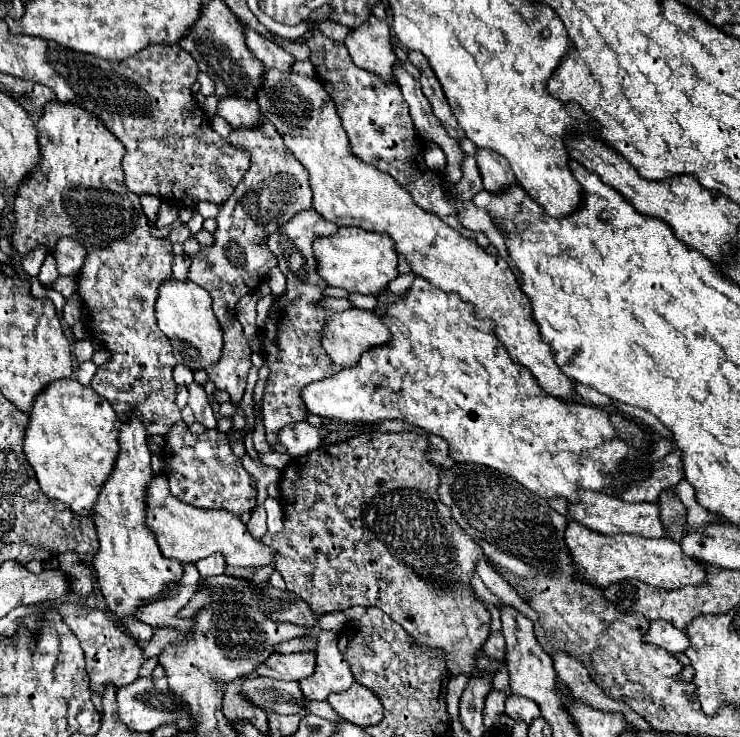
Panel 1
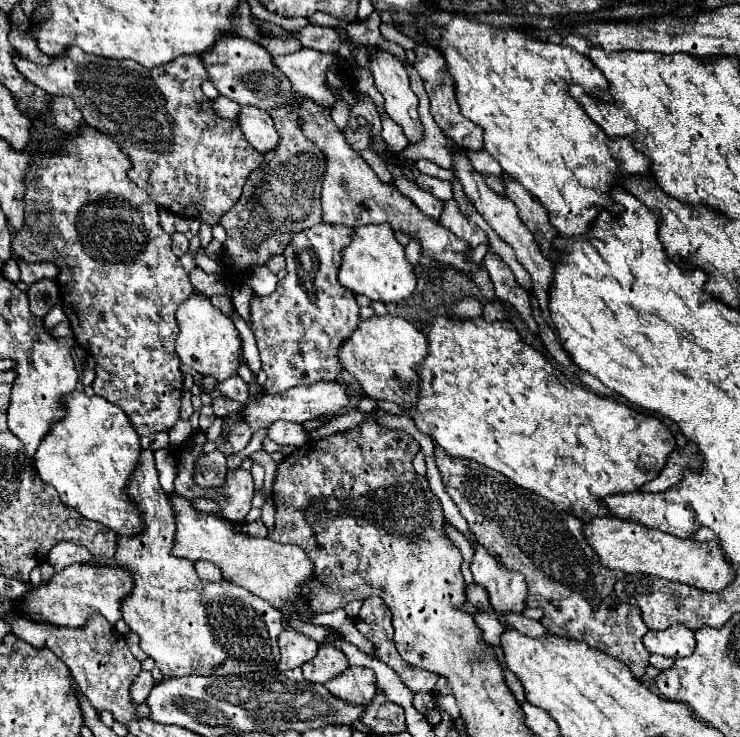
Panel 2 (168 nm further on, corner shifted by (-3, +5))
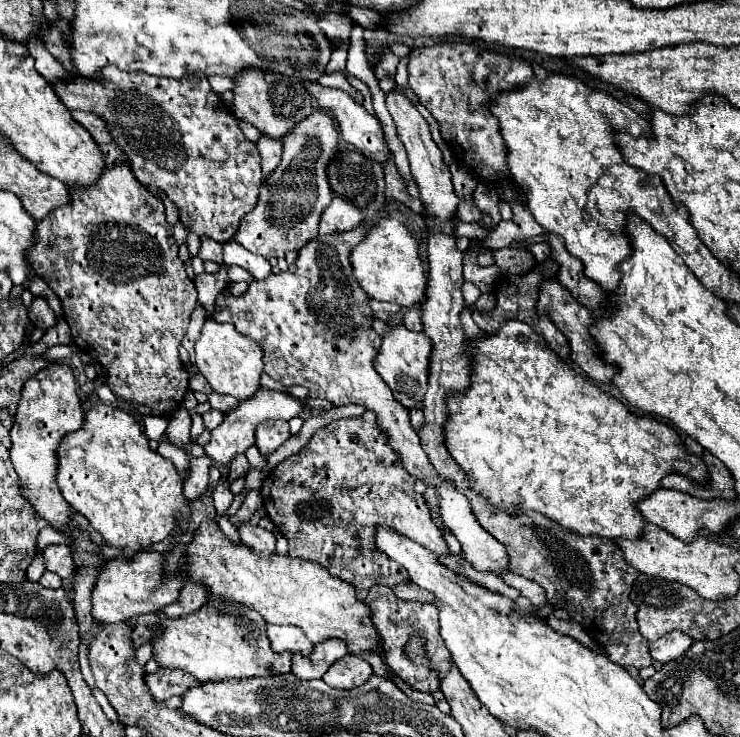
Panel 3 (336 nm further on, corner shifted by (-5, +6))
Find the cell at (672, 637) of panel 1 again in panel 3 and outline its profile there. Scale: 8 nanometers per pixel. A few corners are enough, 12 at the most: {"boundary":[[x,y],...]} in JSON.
{"boundary":[[674,630],[652,642],[650,654],[666,664],[682,656],[692,640]]}

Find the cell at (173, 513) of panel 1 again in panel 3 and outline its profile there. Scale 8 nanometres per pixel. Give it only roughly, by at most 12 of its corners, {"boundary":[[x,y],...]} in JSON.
{"boundary":[[214,522],[184,568],[206,604],[244,604],[268,624],[384,648],[356,588],[316,562],[260,558]]}

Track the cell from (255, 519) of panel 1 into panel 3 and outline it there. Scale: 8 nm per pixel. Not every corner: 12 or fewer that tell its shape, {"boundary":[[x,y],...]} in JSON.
{"boundary":[[250,522],[240,524],[244,546],[270,558],[276,552],[272,532]]}

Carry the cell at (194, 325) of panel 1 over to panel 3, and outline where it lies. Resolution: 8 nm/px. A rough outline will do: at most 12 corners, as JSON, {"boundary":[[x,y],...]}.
{"boundary":[[232,324],[202,326],[194,362],[214,392],[260,390],[262,348]]}

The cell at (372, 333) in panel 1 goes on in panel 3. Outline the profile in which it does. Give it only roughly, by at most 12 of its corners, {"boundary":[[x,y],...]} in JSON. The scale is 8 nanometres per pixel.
{"boundary":[[394,326],[376,370],[406,408],[422,408],[432,342]]}

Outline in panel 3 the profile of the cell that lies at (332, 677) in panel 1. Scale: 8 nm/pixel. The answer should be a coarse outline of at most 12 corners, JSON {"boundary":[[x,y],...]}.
{"boundary":[[324,640],[310,656],[294,654],[292,674],[300,680],[322,678],[342,656],[340,640]]}

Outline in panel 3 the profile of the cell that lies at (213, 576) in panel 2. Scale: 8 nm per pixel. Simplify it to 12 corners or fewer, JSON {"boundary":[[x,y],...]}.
{"boundary":[[188,582],[178,602],[166,606],[166,618],[184,618],[206,602],[206,588]]}

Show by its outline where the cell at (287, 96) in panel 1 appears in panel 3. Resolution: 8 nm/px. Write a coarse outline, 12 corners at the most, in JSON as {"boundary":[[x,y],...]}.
{"boundary":[[334,198],[320,218],[318,236],[350,232],[362,212]]}

